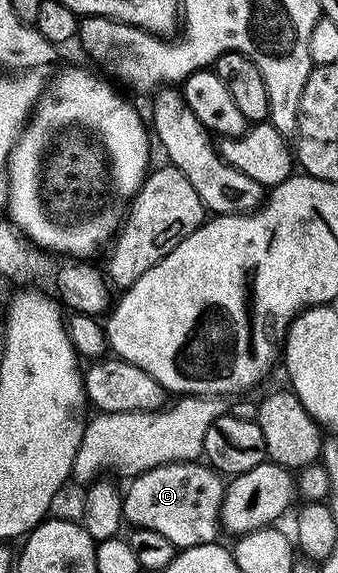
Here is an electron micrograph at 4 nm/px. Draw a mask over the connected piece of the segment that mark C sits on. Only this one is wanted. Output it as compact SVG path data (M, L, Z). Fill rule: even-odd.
M200 461L167 463L135 476L123 492L124 517L132 527L162 533L177 549L217 542L225 480Z

